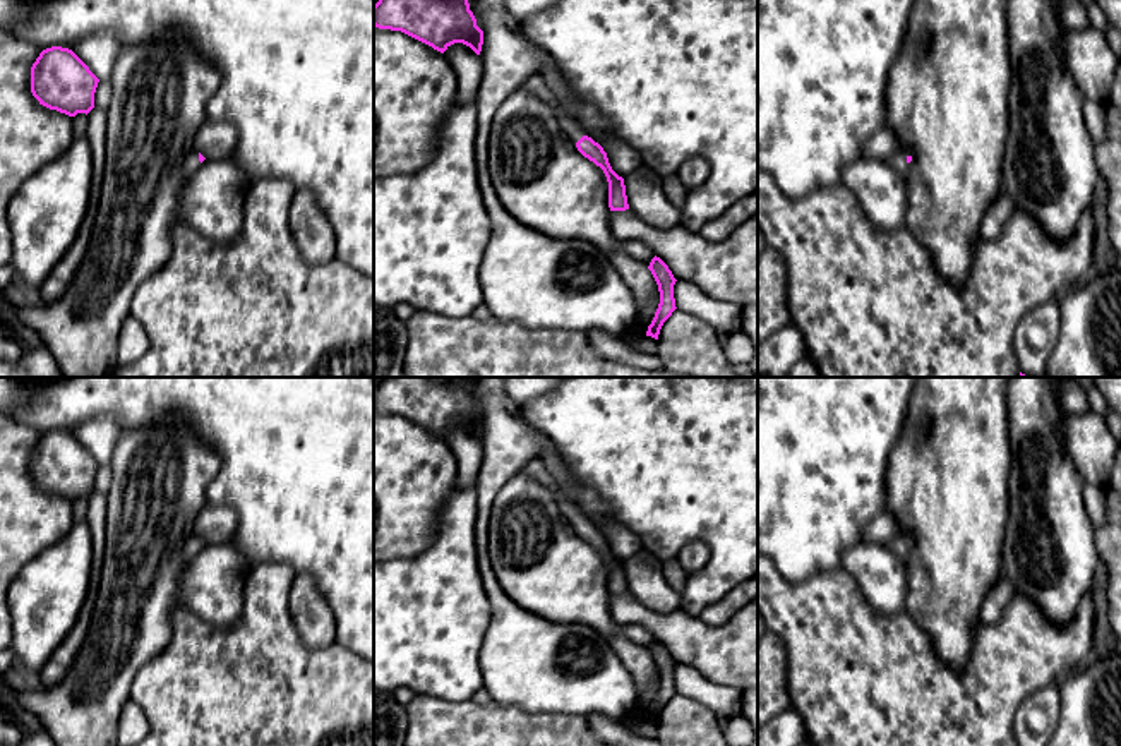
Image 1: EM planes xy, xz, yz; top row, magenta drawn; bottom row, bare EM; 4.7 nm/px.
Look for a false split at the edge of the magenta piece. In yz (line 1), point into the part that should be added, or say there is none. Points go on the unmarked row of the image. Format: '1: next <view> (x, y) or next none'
1: next yz (899, 542)

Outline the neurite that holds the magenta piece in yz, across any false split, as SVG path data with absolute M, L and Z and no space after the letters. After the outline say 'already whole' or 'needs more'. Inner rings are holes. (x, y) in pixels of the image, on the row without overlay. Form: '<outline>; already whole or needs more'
M898 533L886 542L886 547L898 557L905 559L914 549L914 538L910 535Z; needs more

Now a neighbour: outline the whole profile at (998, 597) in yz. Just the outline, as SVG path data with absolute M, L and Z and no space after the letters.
M1001 575L982 602L980 621L984 624L998 624L1011 597L1013 588L1008 578Z

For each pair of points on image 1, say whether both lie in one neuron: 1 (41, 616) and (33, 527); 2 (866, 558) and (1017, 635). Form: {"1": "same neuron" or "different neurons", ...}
{"1": "different neurons", "2": "different neurons"}

